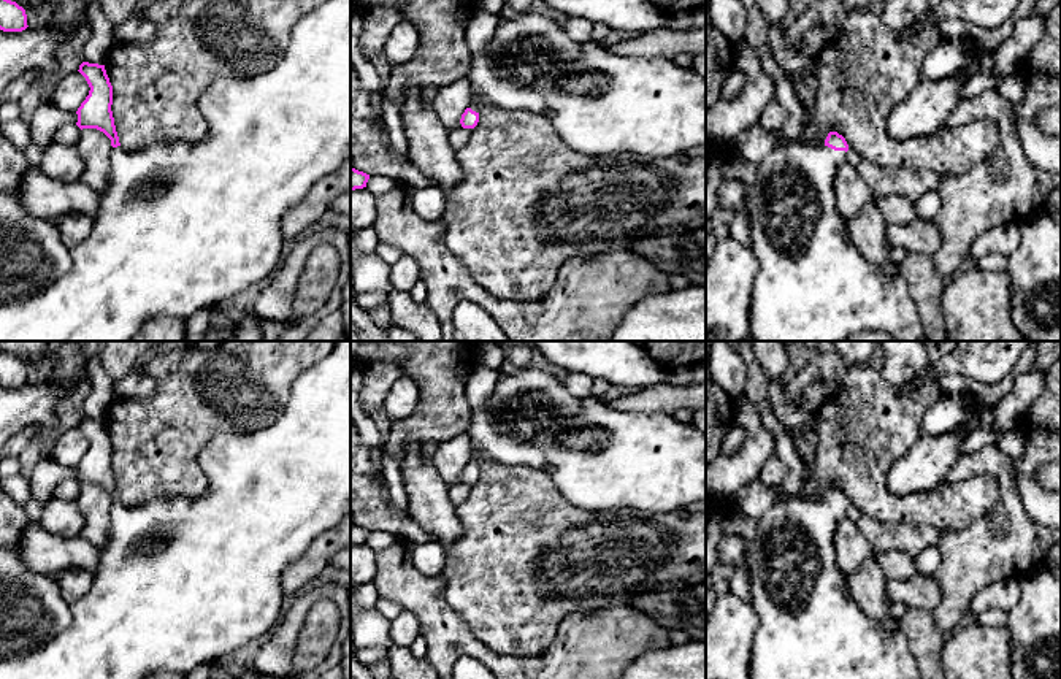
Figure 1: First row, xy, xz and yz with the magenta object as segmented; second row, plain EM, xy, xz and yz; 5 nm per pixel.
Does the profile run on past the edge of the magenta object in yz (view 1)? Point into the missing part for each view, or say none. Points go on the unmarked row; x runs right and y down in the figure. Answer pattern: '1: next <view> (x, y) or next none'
1: next yz (811, 627)

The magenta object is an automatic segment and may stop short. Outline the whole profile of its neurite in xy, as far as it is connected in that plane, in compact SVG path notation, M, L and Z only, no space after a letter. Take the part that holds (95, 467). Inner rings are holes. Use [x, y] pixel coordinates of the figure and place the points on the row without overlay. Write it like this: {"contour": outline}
{"contour": "M335 341L333 349L322 360L305 370L295 379L290 387L290 400L276 422L249 433L219 433L208 441L198 454L198 465L208 478L208 487L198 497L157 498L140 506L124 504L114 481L111 466L113 441L105 420L82 417L78 427L86 433L90 446L76 466L76 481L81 485L97 484L111 495L109 536L100 549L98 568L94 574L90 590L70 604L73 616L71 625L30 654L0 660L0 679L144 679L155 671L189 674L198 665L217 665L249 641L268 635L273 630L281 619L284 571L306 554L319 535L331 530L350 514L350 341Z"}

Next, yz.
{"contour": "M829 487L825 498L818 503L790 497L774 503L763 516L755 519L753 538L744 543L744 558L741 565L749 568L750 574L750 603L758 614L760 627L752 643L750 679L921 679L920 668L910 652L909 641L901 630L888 631L869 619L847 589L844 573L837 565L834 550L834 530L845 516L848 500L837 487Z"}

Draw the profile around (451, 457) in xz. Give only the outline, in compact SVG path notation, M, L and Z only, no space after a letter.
M466 433L458 435L450 441L439 443L431 463L449 487L462 482L460 474L468 463L471 452L471 441Z

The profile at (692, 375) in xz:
M701 363L685 366L685 368L668 368L665 381L674 386L693 386L706 382L706 366Z

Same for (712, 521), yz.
M706 504L706 573L718 563L717 547L720 538L720 517Z

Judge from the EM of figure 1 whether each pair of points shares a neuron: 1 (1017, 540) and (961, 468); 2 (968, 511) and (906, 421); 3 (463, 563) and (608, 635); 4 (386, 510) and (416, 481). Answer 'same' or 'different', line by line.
1: same
2: same
3: different
4: different

